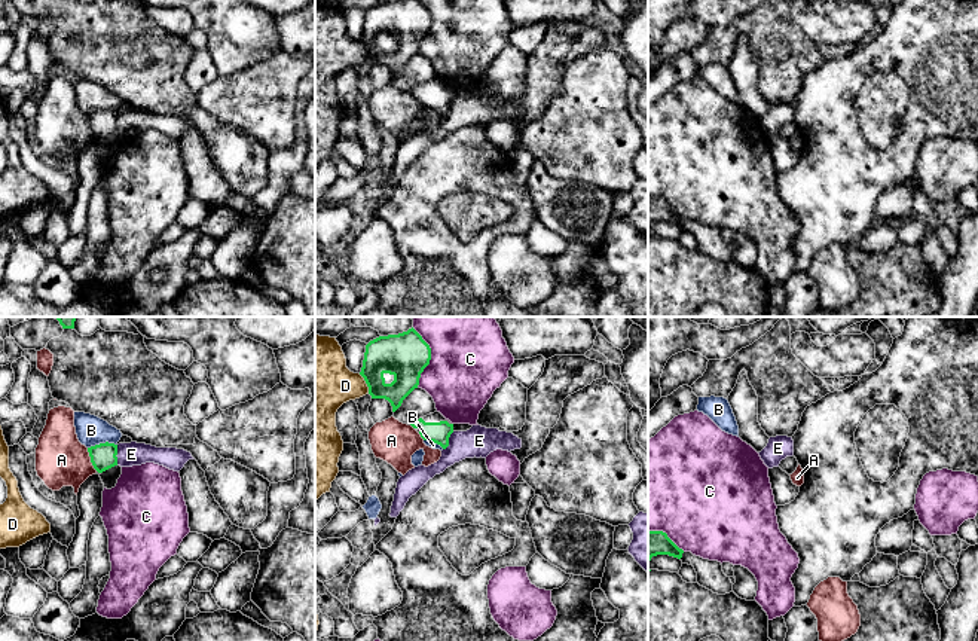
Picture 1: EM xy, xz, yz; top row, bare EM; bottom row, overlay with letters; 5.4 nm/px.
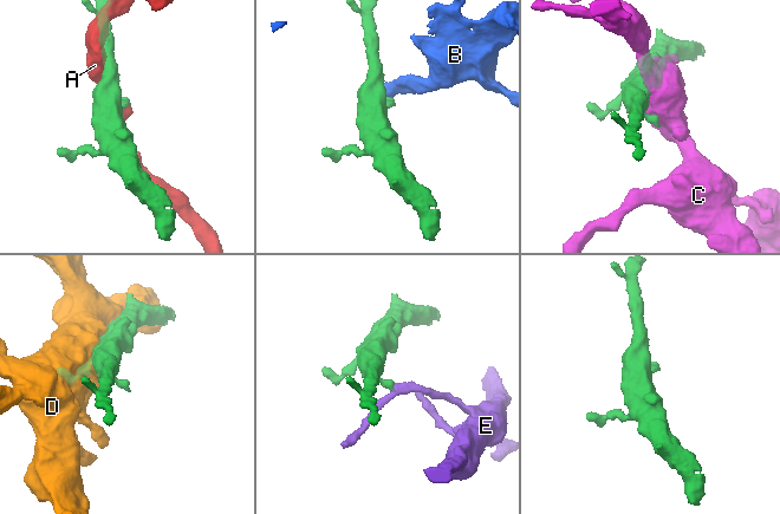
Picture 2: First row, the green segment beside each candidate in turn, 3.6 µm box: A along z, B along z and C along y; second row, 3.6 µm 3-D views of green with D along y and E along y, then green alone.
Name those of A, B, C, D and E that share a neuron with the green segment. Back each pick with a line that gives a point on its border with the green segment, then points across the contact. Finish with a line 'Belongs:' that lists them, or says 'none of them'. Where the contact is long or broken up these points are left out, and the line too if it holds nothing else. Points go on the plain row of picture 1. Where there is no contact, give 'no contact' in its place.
Belongs: none of them

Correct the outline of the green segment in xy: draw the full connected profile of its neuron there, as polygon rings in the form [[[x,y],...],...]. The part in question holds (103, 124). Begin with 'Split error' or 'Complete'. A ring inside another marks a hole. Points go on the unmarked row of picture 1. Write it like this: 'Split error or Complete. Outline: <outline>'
Complete. Outline: [[[100,110],[88,115],[91,129],[98,140],[103,140],[114,132],[117,132],[117,112],[114,110]]]

